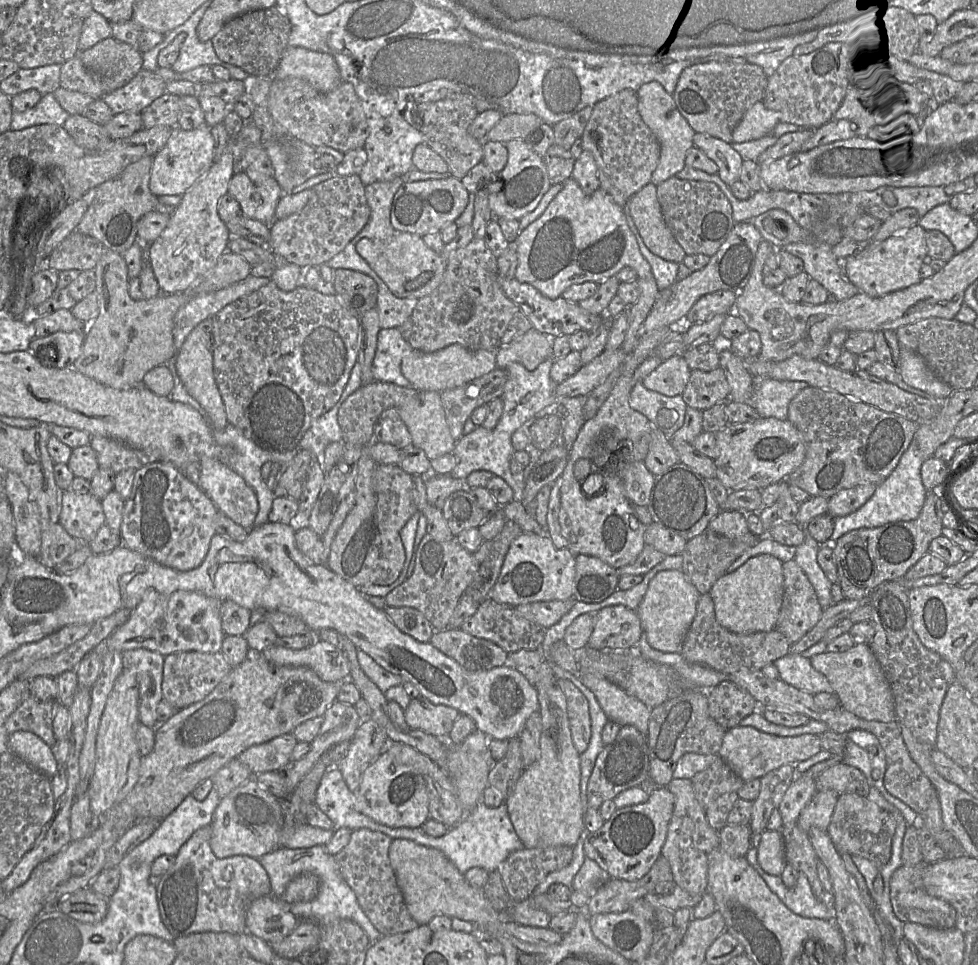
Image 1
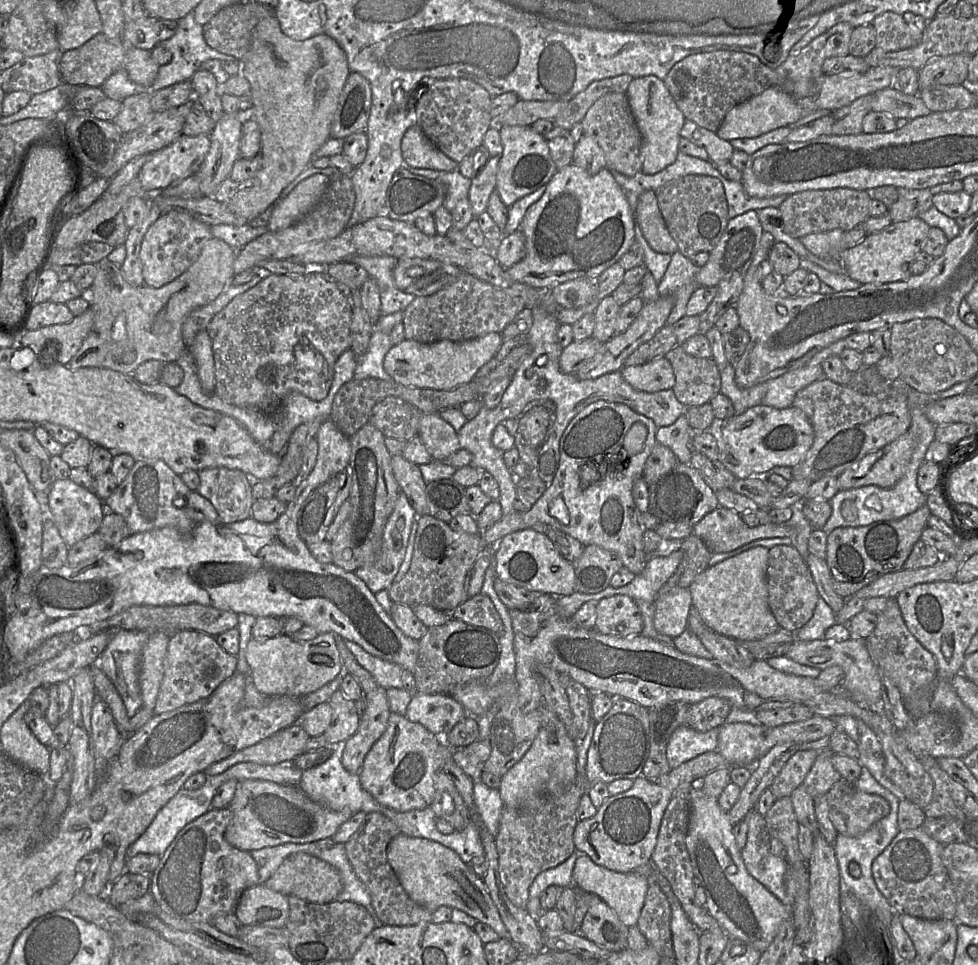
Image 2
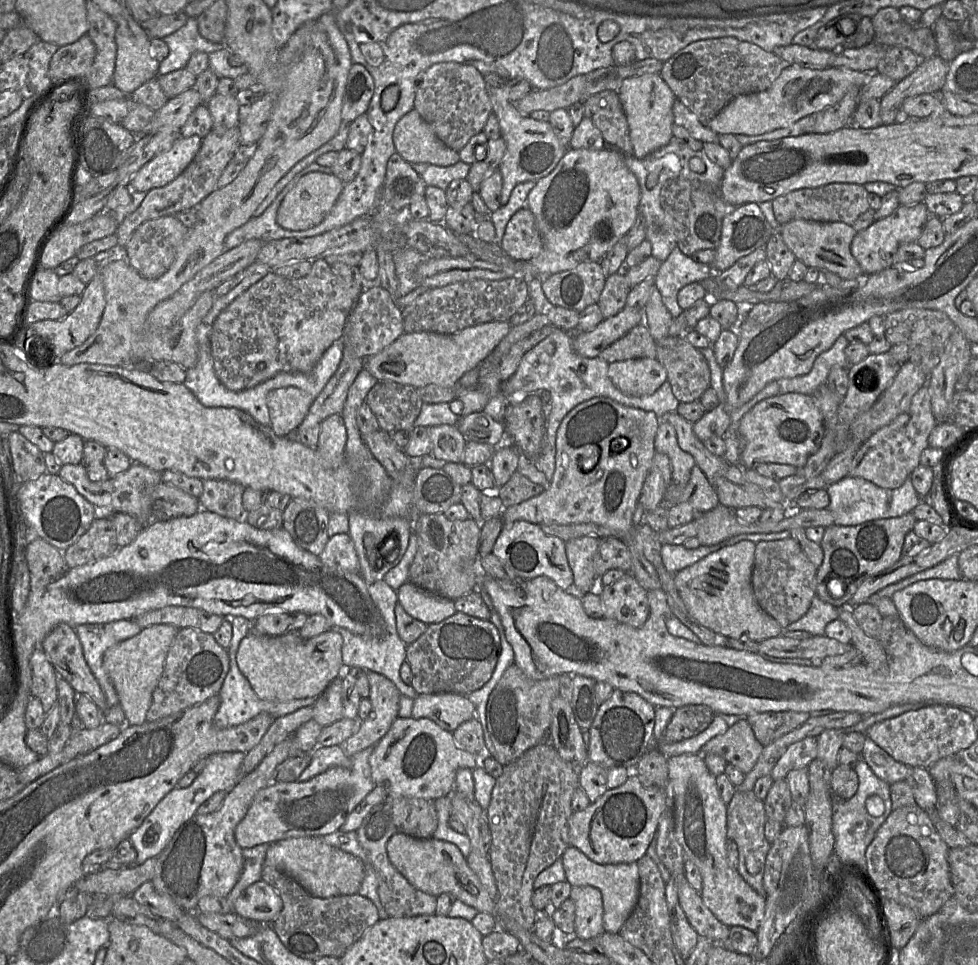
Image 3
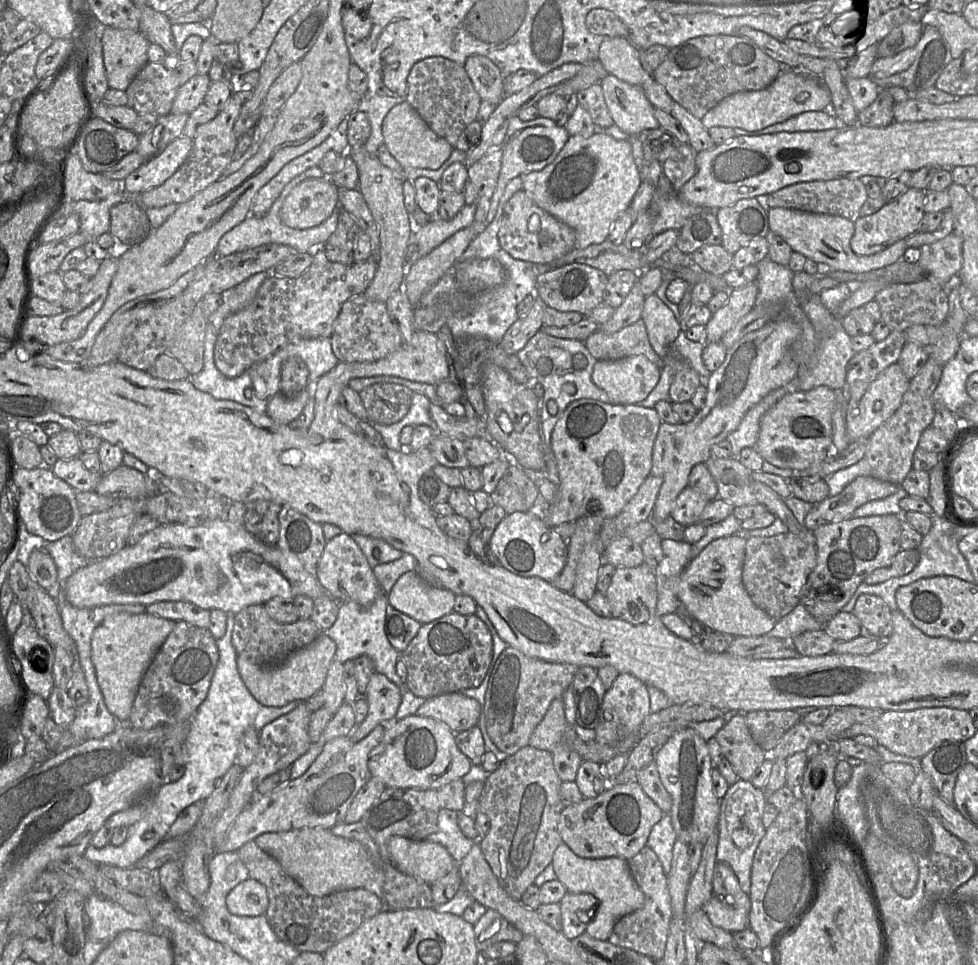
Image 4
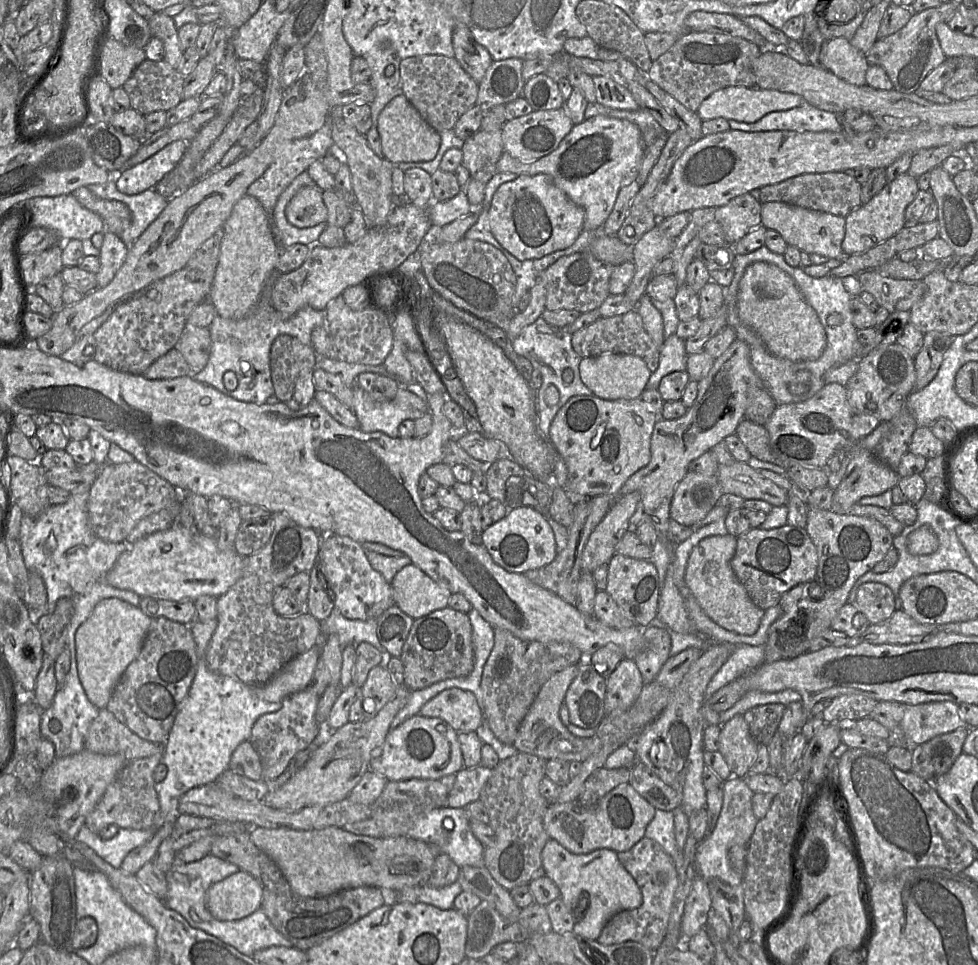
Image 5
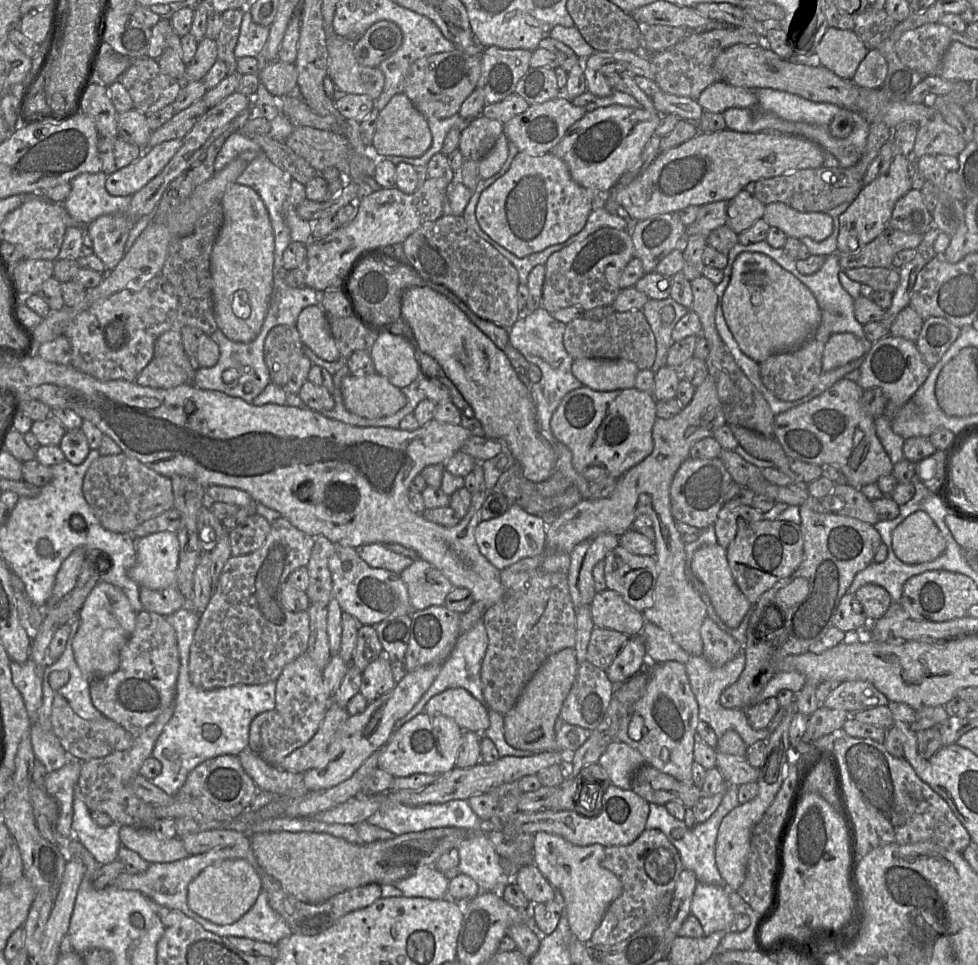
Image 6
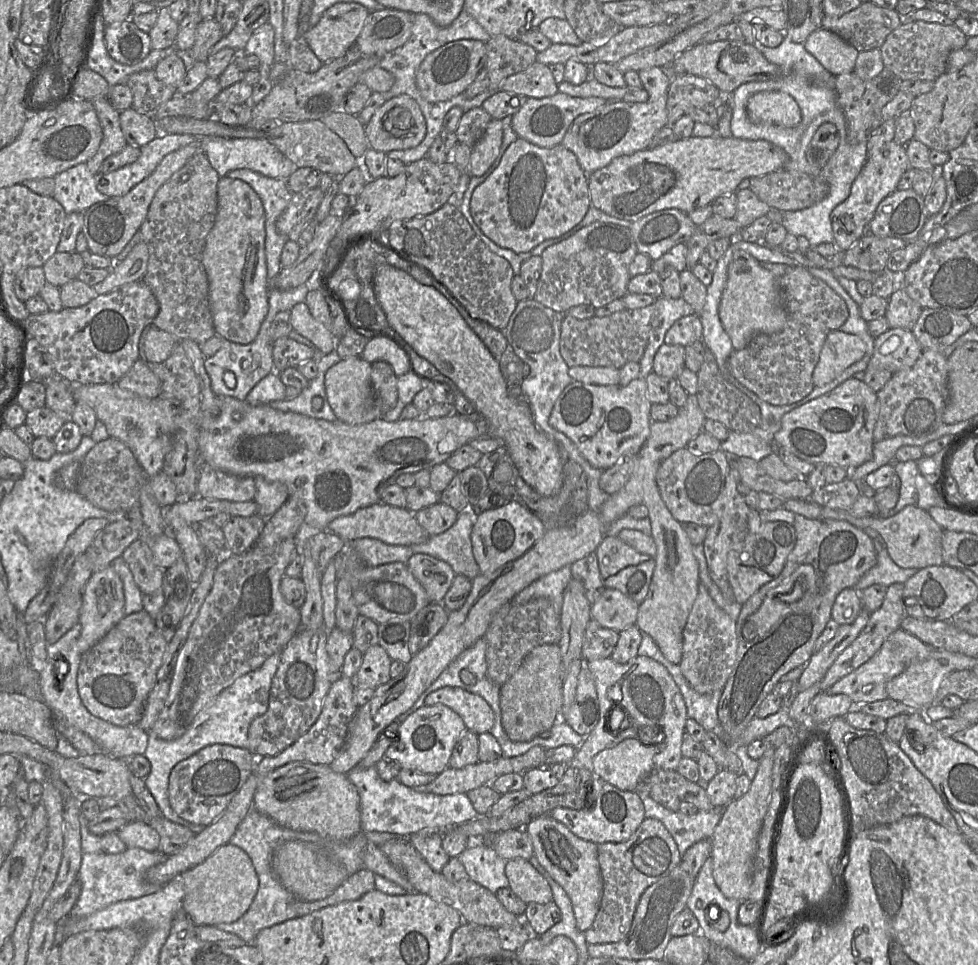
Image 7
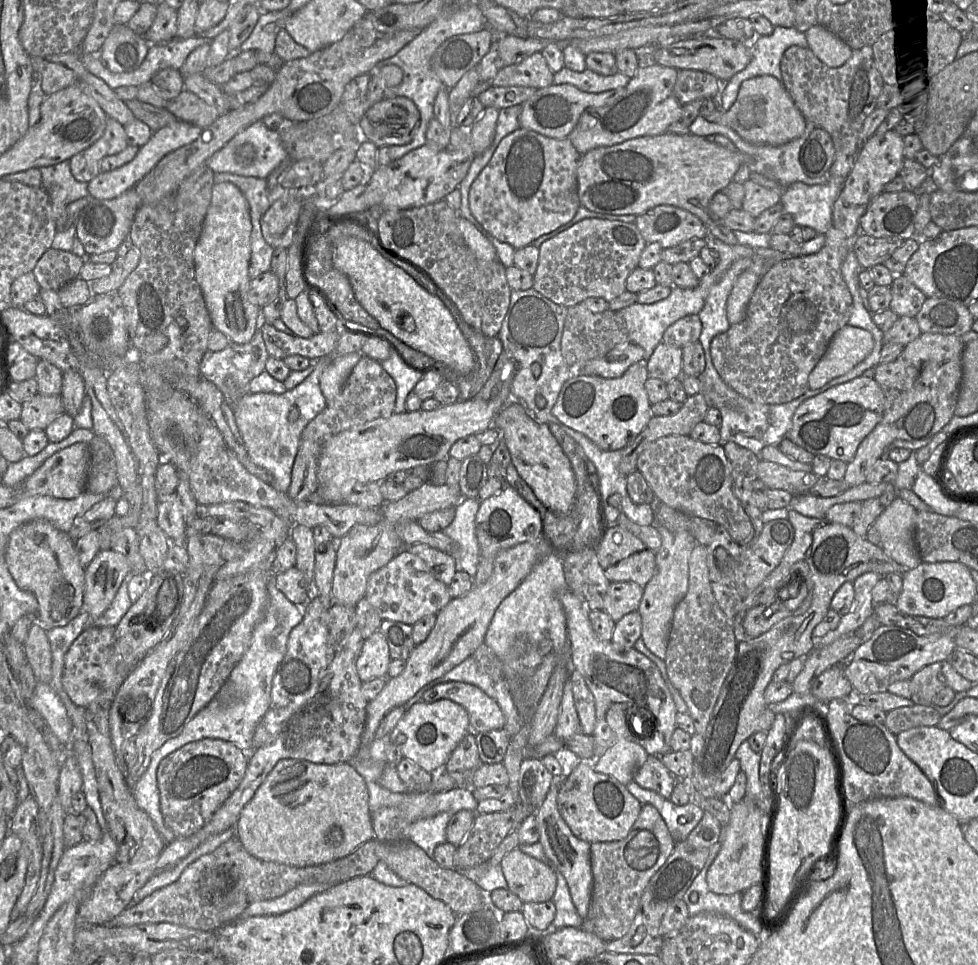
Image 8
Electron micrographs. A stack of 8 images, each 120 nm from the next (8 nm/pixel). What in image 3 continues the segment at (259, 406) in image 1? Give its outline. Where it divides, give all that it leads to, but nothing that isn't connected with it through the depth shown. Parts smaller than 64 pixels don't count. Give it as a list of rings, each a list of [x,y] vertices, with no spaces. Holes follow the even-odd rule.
[[[322,257],[312,260],[312,266],[309,273],[302,278],[285,278],[275,275],[272,271],[269,271],[260,281],[249,287],[239,297],[232,301],[214,321],[210,342],[213,365],[217,377],[226,388],[238,392],[253,388],[280,372],[310,372],[318,363],[323,353],[334,342],[342,338],[343,329],[348,315],[350,314],[359,295],[360,289],[350,287],[350,285],[341,276],[336,275],[332,271],[331,266]]]

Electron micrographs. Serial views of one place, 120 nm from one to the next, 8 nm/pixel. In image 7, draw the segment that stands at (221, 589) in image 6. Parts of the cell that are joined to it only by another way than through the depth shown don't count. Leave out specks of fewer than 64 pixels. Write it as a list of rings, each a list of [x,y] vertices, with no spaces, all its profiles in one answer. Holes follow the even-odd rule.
[[[299,537],[284,540],[271,553],[264,553],[257,548],[251,548],[243,554],[226,555],[221,559],[214,574],[211,590],[202,603],[198,615],[190,627],[185,644],[177,657],[164,708],[148,733],[153,732],[157,737],[168,741],[181,737],[187,731],[195,716],[207,707],[221,691],[230,686],[237,678],[261,667],[271,655],[282,651],[290,639],[301,629],[299,608],[291,606],[280,592],[280,582],[283,576],[285,576],[285,569],[296,553],[299,553]]]

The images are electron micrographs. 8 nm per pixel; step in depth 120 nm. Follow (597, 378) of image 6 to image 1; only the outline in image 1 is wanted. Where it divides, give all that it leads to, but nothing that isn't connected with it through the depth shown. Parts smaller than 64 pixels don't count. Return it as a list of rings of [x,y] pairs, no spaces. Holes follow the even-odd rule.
[[[677,353],[663,361],[648,374],[642,384],[649,390],[666,396],[681,395],[691,374],[691,369],[681,354]]]

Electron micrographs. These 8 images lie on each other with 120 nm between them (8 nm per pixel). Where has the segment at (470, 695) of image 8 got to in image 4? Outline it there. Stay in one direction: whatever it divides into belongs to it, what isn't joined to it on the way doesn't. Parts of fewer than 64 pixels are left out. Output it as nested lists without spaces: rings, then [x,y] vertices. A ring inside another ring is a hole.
[[[454,692],[427,699],[415,715],[441,721],[456,734],[477,726],[480,706],[477,700]]]

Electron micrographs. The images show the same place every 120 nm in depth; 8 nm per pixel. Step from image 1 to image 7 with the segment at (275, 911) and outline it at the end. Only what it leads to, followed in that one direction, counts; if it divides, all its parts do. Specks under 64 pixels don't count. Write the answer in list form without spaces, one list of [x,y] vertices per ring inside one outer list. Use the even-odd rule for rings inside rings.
[[[229,842],[180,876],[184,885],[182,911],[196,926],[215,926],[237,921],[252,904],[259,886],[258,876],[248,854]]]

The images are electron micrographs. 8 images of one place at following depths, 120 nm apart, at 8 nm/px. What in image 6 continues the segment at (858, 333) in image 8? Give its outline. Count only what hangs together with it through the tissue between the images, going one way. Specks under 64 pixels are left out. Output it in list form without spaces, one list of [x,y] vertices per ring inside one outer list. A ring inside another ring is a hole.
[[[851,333],[832,334],[824,347],[822,373],[864,357],[862,343],[855,335]]]

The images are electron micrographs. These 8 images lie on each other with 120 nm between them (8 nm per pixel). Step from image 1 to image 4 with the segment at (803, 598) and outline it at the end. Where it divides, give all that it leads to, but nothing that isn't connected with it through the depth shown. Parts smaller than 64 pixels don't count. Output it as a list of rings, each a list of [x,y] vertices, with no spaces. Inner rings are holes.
[[[791,532],[771,537],[749,537],[746,539],[742,582],[753,603],[777,621],[800,603],[801,591],[816,564],[816,547]]]

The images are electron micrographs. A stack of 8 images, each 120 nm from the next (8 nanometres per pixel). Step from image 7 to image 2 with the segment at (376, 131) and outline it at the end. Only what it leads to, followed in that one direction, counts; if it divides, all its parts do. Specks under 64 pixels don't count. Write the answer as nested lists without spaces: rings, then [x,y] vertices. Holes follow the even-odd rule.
[[[418,124],[407,129],[401,140],[404,162],[415,168],[452,171],[459,163],[445,155],[423,132]]]

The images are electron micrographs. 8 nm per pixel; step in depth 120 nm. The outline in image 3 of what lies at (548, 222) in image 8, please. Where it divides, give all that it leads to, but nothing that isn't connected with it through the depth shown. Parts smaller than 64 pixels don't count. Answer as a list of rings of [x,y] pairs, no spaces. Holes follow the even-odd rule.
[[[527,206],[510,218],[500,246],[514,260],[530,260],[541,253],[542,238],[535,217]]]

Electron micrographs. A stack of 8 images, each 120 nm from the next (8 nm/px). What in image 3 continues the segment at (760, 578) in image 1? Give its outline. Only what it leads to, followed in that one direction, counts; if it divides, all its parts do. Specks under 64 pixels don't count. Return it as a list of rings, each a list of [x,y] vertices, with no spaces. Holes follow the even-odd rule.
[[[748,540],[720,548],[674,574],[675,586],[688,612],[703,626],[728,638],[762,640],[780,636],[782,627],[758,604],[752,587],[756,543]]]

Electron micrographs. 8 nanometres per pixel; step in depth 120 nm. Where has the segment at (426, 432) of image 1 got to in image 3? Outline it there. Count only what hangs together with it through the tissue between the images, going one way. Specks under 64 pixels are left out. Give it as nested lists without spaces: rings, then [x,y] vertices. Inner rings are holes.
[[[439,425],[429,428],[432,454],[439,460],[462,463],[466,440],[455,425]]]

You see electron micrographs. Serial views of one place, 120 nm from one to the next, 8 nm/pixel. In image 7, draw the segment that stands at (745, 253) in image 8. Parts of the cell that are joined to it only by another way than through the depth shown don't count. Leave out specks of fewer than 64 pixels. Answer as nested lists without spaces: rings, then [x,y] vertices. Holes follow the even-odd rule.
[[[664,296],[644,308],[631,311],[639,331],[647,334],[647,346],[640,360],[640,376],[646,378],[653,371],[654,357],[664,343],[667,331],[679,319],[694,315],[693,308],[682,298]]]

